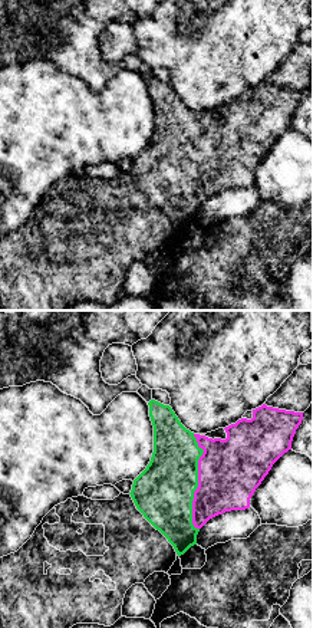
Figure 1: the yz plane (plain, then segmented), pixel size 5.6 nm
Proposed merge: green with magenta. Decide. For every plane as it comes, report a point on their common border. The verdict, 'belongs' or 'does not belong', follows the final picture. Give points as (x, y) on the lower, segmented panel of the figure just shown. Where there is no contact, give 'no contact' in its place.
contact (197, 482)

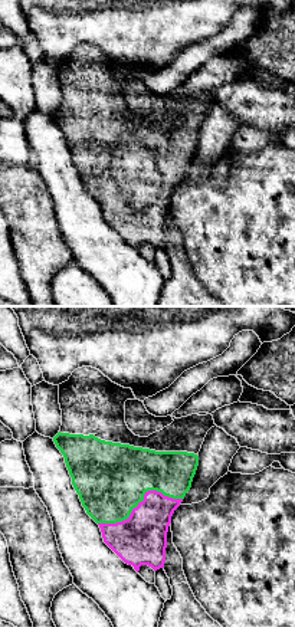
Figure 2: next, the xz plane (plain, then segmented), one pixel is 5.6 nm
contact (140, 501)

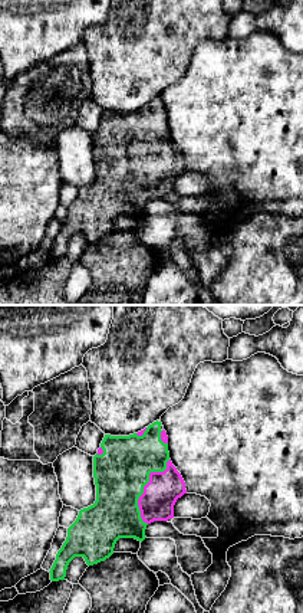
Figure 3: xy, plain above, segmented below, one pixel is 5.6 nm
contact (144, 485)

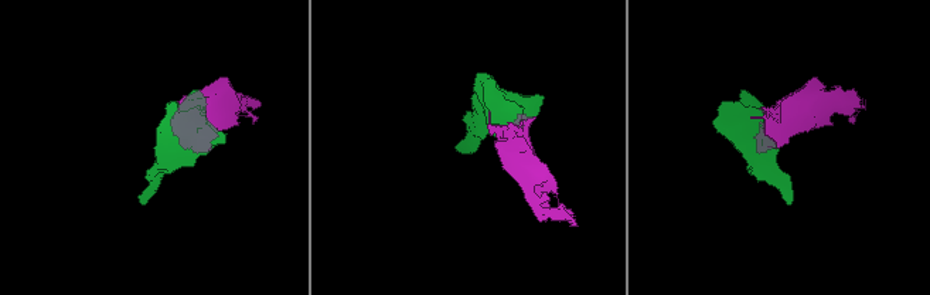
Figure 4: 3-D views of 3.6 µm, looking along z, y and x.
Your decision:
belongs

